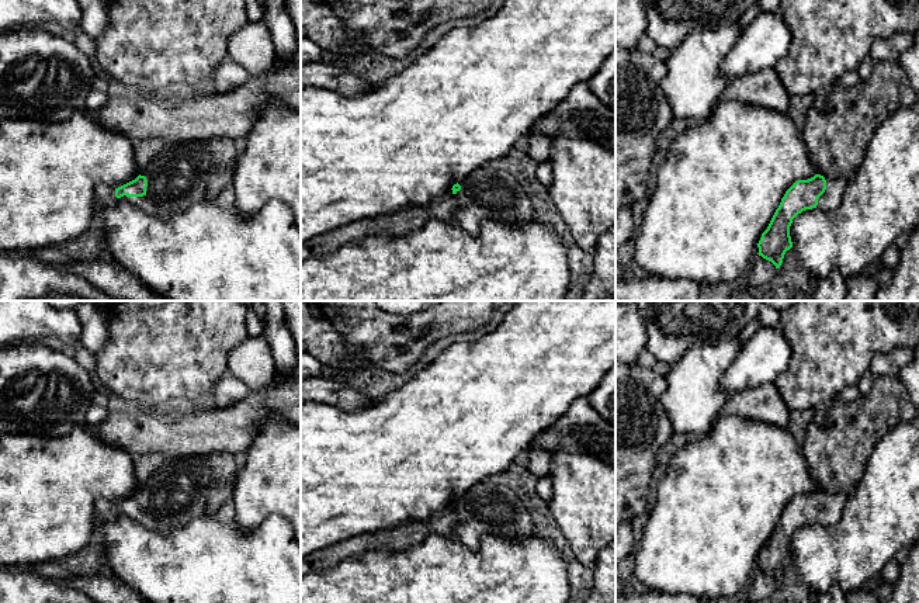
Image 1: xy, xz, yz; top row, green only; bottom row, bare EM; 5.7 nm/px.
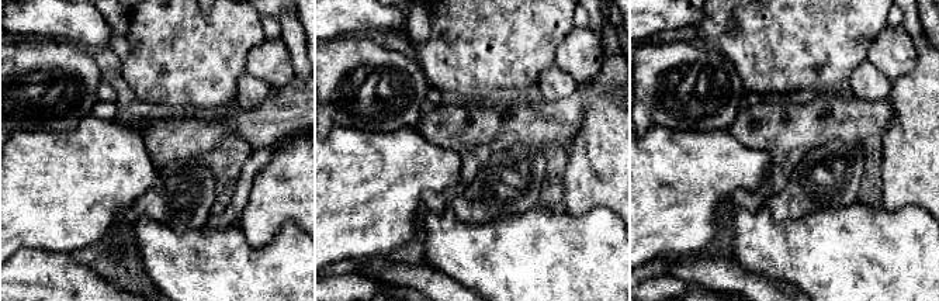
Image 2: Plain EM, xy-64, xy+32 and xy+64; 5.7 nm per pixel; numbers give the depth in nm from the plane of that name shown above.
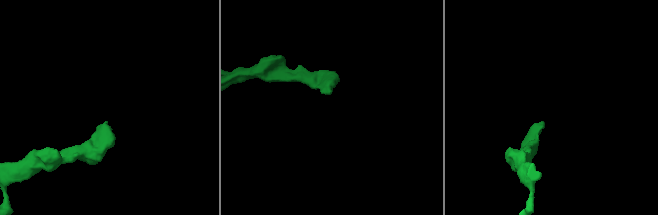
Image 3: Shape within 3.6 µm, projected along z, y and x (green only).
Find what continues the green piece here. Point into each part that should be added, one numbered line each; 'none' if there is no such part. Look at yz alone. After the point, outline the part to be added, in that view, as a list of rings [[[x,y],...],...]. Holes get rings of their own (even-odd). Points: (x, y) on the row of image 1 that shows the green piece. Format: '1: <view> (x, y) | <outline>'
1: yz (831, 198) | [[[821,171],[816,174],[823,176]],[[823,176],[826,180],[826,190],[825,193],[818,198],[818,209],[822,211],[833,211],[839,207],[843,194],[850,183],[849,177],[828,177]]]

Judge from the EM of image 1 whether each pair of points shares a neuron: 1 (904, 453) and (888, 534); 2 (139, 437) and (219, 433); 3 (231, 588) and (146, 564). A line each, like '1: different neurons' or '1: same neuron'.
1: same neuron
2: same neuron
3: same neuron

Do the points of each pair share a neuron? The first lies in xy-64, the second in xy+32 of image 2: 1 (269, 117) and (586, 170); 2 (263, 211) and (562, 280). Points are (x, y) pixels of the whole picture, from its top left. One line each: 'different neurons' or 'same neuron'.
1: different neurons
2: different neurons

